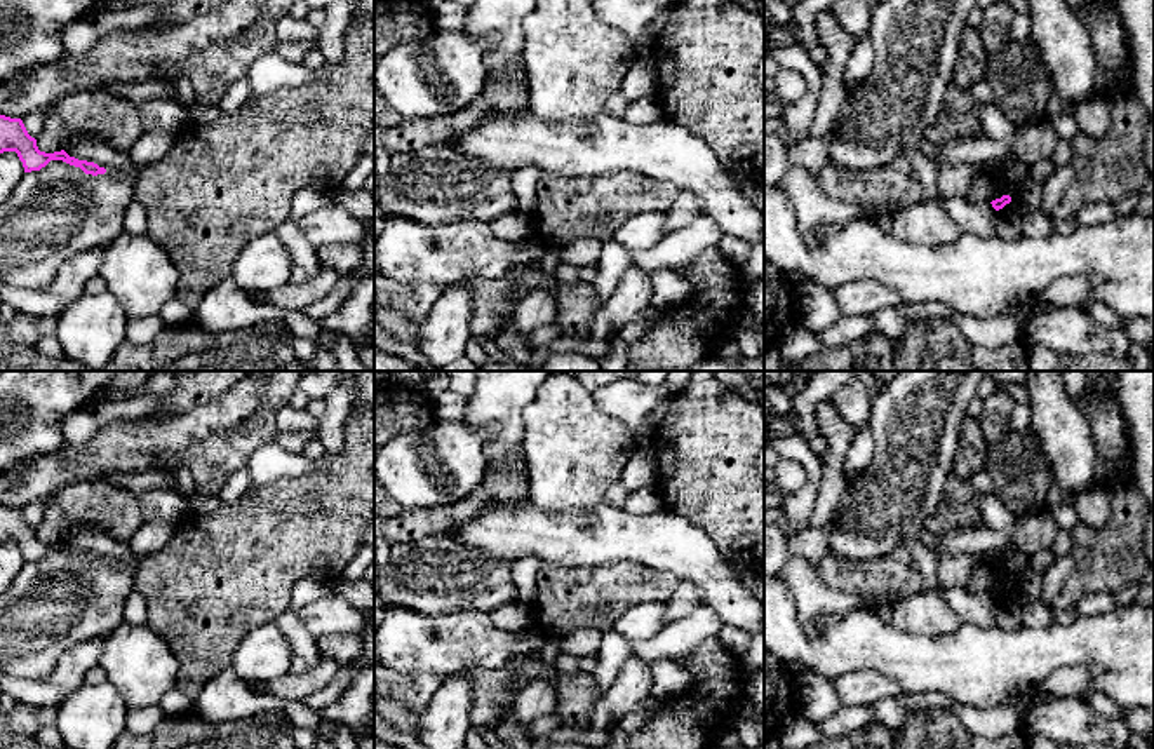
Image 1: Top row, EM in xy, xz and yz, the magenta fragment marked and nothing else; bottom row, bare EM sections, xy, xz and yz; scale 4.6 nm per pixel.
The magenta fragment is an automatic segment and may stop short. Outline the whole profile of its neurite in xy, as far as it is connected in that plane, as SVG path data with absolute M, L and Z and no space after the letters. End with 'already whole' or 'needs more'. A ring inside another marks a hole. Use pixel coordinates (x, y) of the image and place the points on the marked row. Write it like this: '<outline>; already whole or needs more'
M0 115L0 153L16 152L23 162L24 172L40 171L50 160L63 160L70 165L80 167L85 174L104 174L106 169L94 162L78 160L70 157L64 150L45 153L37 146L37 139L31 138L21 118L10 118Z; already whole

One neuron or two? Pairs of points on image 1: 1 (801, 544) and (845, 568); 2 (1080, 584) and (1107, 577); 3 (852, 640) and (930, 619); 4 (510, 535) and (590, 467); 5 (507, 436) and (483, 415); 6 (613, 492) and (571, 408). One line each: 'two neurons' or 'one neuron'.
1: two neurons
2: one neuron
3: two neurons
4: two neurons
5: one neuron
6: two neurons

